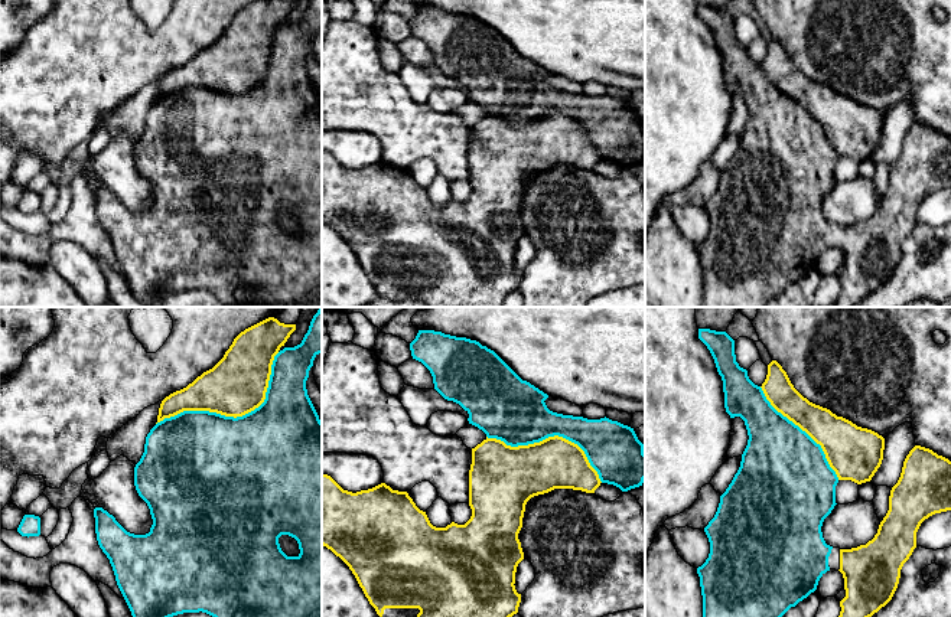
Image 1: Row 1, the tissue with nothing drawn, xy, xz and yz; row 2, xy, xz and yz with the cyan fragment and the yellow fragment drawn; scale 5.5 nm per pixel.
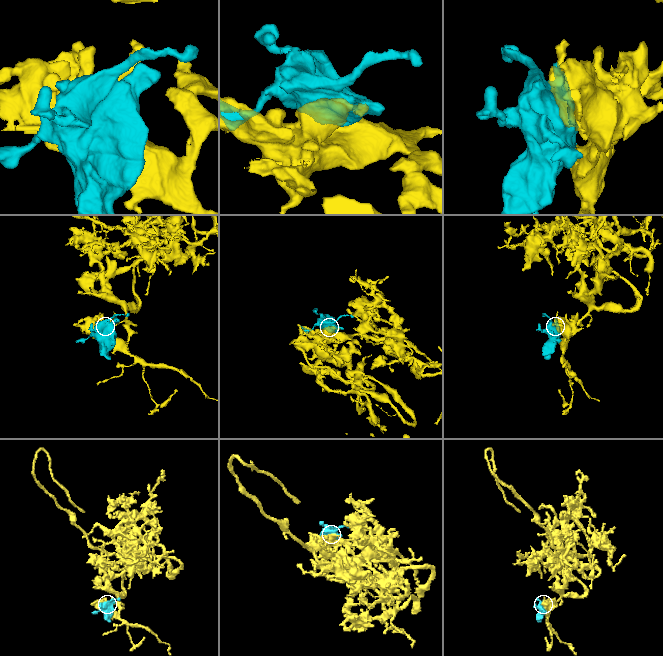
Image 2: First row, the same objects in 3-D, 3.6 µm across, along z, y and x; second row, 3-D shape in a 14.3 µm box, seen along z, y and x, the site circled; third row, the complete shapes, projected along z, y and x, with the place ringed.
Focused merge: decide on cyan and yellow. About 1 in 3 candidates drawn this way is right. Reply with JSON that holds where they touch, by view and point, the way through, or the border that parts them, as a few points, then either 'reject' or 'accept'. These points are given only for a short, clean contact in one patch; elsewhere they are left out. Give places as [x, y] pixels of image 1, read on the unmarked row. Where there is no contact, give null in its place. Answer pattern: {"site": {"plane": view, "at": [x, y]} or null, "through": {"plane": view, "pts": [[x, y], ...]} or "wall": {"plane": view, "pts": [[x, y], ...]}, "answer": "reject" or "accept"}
{"site": {"plane": "xy", "at": [233, 94]}, "answer": "accept"}

